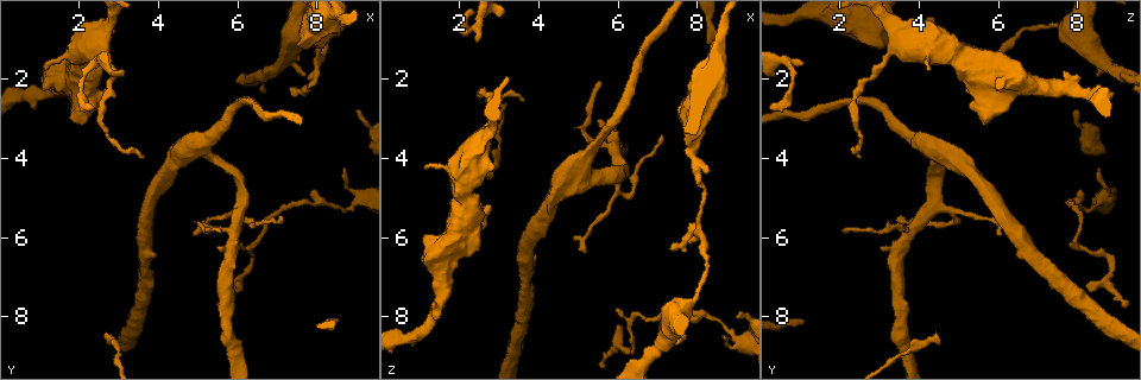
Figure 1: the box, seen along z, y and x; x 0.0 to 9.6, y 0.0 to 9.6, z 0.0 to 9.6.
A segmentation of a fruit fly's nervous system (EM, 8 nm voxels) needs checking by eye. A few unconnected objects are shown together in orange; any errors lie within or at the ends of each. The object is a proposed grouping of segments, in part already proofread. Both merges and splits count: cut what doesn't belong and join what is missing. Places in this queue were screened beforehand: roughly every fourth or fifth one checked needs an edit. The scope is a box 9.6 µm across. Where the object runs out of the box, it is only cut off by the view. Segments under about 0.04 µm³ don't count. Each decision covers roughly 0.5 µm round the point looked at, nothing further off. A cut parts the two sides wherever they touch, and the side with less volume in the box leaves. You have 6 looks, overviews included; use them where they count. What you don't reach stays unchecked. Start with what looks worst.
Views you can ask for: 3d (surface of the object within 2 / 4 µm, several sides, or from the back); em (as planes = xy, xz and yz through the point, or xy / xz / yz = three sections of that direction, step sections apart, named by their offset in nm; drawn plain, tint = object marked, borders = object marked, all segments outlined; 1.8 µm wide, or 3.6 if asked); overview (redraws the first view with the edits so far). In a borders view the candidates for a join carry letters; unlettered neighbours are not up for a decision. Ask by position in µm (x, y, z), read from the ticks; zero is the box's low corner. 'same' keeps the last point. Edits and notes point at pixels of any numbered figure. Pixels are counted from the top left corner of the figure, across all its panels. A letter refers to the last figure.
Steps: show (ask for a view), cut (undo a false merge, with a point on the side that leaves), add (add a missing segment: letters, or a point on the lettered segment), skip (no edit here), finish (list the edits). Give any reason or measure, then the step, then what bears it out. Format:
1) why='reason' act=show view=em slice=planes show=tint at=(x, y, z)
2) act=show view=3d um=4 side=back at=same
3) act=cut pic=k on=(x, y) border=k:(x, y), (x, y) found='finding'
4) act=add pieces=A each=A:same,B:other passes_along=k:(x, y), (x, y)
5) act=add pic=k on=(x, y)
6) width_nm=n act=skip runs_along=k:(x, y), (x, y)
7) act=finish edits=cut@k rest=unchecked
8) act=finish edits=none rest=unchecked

why='branch stops here' act=show view=em slice=xz step=4 show=tint at=(1.15, 1.80, 4.30)

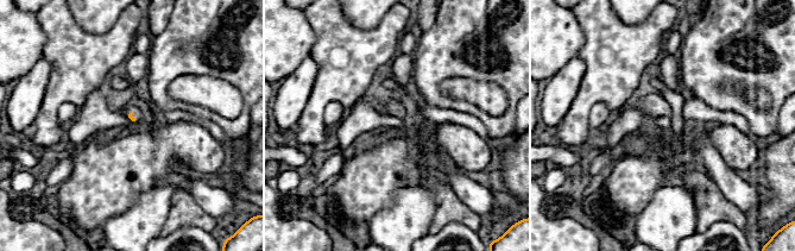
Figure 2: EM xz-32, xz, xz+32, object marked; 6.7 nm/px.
why='cut it another way' act=show view=em slice=planes show=borders at=same

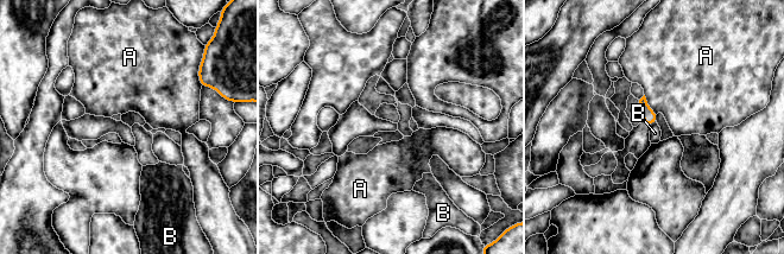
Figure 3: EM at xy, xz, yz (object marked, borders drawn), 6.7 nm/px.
width_nm=100 act=skip each=A:other,B:other found='none of them fits'

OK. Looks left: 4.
why='sharp bend' act=show view=3d um=2 at=(6.30, 6.20, 8.10)

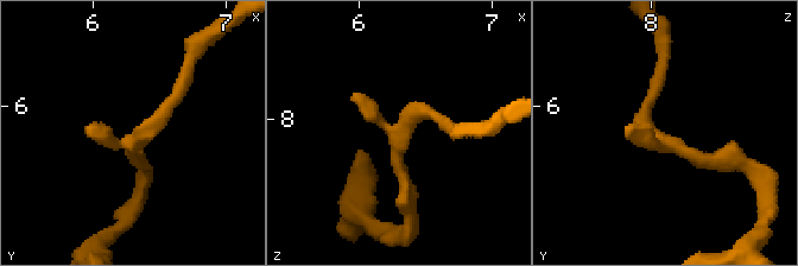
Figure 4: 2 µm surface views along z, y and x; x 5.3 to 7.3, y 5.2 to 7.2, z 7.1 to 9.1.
why='shape alone is not enough' act=show view=em slice=planes show=plain at=(6.32, 6.24, 8.10)

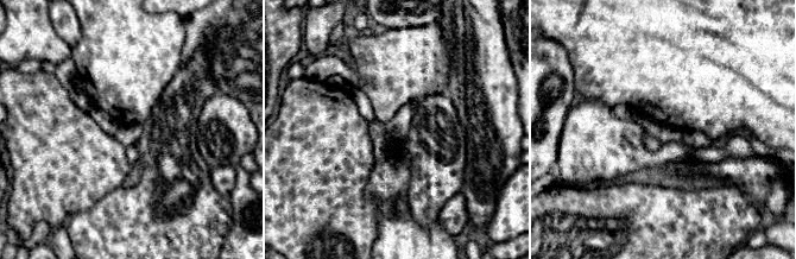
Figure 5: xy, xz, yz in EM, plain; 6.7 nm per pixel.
act=show view=em slice=planes show=borders at=same

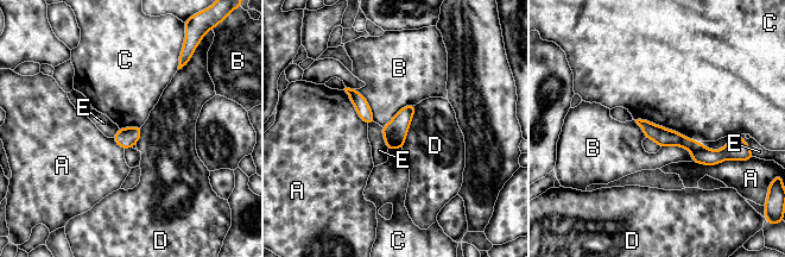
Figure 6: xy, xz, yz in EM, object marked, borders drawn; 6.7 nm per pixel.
act=skip each=A:other,B:other,C:other,D:other,E:other border=6:(635, 119), (646, 119), (698, 142) found='all the same cell'

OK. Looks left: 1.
act=finish edits=none rest=unchecked

